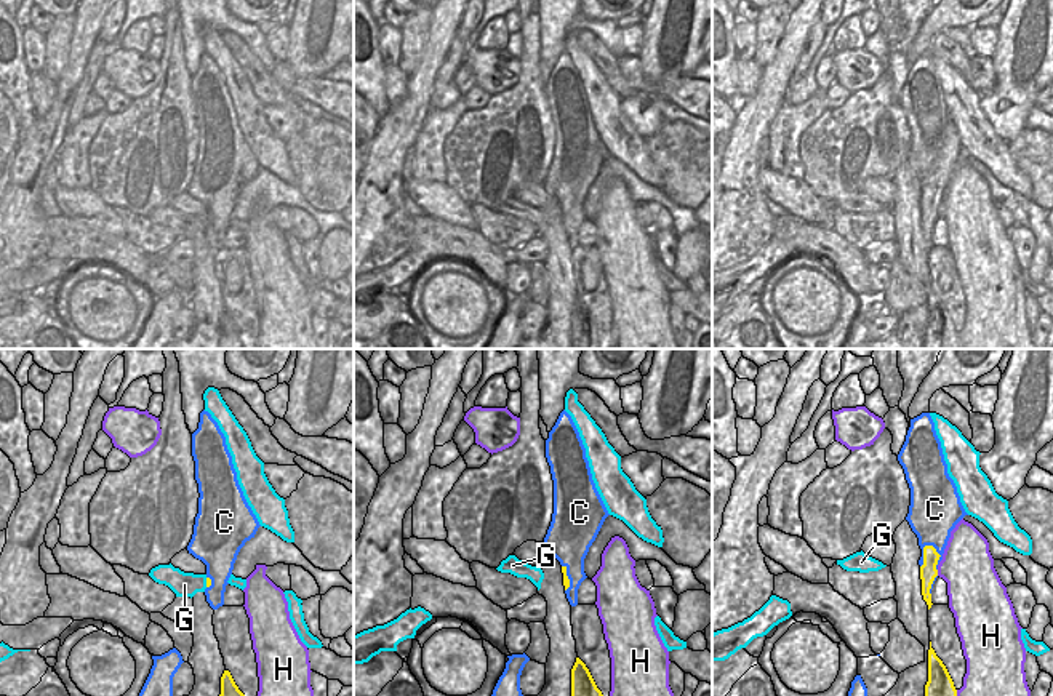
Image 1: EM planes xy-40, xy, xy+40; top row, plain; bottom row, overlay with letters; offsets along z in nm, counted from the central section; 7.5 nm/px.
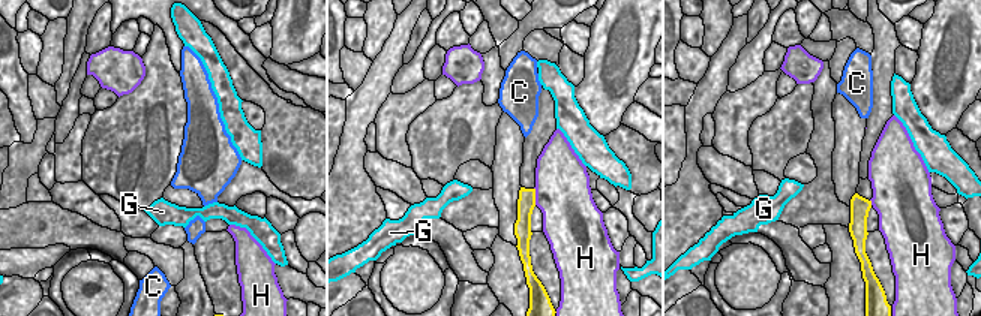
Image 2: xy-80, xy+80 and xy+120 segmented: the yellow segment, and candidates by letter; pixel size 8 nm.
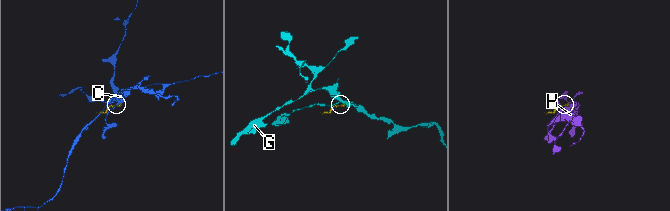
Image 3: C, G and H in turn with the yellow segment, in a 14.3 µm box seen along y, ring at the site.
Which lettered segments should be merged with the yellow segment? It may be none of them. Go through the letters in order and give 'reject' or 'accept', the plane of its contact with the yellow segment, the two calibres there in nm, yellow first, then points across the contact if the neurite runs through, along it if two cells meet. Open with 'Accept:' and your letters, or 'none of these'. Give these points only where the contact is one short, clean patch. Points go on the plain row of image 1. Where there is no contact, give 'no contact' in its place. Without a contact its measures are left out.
Accept: none of these
C: reject; meets yellow in xy+40; 130 nm thick on the yellow side, 300 nm on the other; border along xy+40 (925, 186), (930, 186), (940, 197), (936, 212)
G: reject; meets yellow in xy-40; 50 nm thick on the yellow side, 190 nm on the other; border along xy-40 (205, 220), (207, 228)
H: reject; meets yellow in xy+40; 130 nm thick on the yellow side, 400 nm on the other

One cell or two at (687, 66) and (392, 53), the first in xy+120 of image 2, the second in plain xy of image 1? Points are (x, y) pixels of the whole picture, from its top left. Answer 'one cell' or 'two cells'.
two cells

